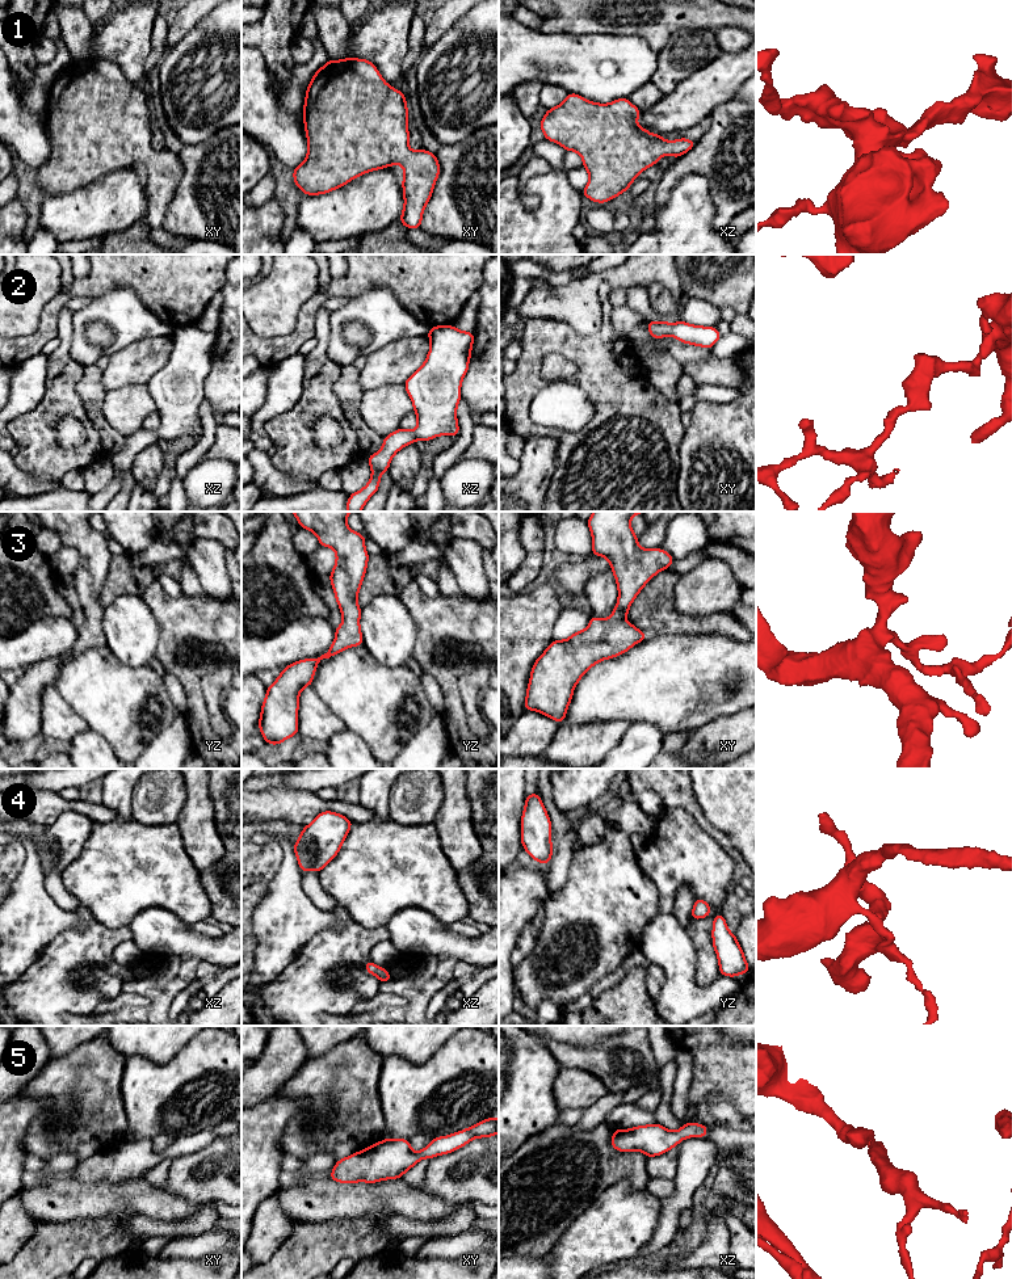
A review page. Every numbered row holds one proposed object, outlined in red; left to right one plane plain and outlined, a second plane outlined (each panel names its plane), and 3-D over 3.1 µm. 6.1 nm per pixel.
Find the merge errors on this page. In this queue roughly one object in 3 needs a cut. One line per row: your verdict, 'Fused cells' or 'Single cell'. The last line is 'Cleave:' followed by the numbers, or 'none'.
1: Single cell
2: Single cell
3: Single cell
4: Single cell
5: Single cell
Cleave: none

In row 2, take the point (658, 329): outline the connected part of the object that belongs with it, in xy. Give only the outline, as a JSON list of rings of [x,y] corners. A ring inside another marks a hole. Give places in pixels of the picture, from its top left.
[[[681,320],[675,324],[668,321],[647,321],[647,327],[652,338],[673,336],[677,341],[707,349],[713,348],[721,338],[721,333],[715,327],[692,325]]]

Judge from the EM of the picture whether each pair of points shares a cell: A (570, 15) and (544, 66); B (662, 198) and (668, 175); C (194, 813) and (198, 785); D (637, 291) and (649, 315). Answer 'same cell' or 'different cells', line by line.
A: different cells
B: same cell
C: same cell
D: same cell

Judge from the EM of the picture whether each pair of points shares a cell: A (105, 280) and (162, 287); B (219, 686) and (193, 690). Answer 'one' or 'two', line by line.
A: one
B: two

